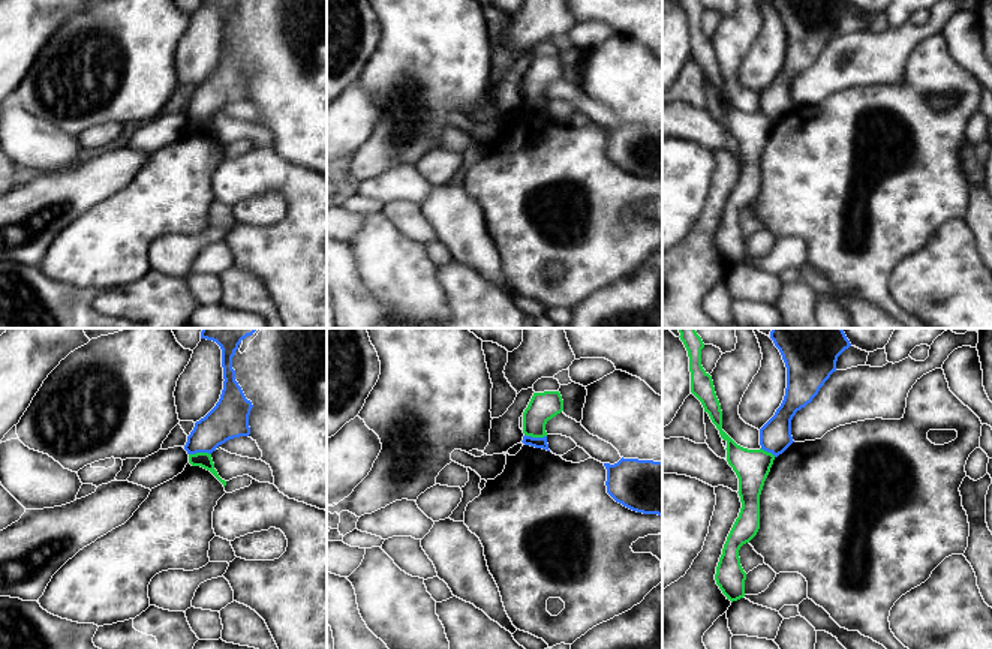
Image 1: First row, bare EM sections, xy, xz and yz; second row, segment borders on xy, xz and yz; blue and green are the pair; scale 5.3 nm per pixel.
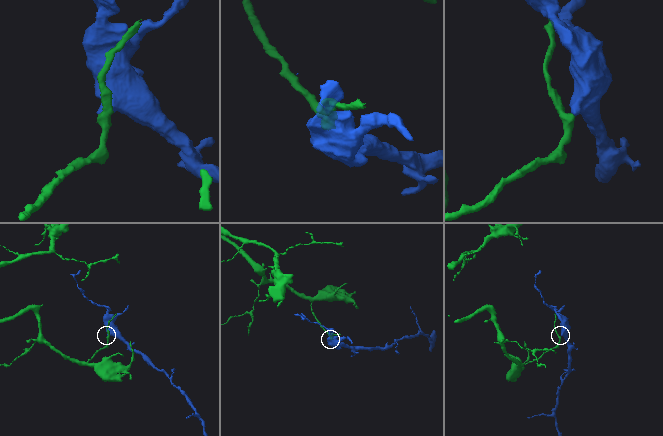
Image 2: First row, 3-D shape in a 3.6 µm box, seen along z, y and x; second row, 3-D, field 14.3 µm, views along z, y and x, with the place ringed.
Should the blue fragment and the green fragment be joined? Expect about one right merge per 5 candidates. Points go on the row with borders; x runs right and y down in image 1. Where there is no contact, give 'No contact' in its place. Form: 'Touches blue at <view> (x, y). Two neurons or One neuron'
Touches blue at xy (200, 451). Two neurons

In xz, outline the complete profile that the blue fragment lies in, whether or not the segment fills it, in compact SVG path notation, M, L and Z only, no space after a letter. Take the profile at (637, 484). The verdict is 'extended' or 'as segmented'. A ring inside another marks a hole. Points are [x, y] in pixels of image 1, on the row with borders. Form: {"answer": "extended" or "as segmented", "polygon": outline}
{"answer": "as segmented", "polygon": "M622 457L617 463L604 466L607 493L616 502L637 513L662 516L662 462Z"}

